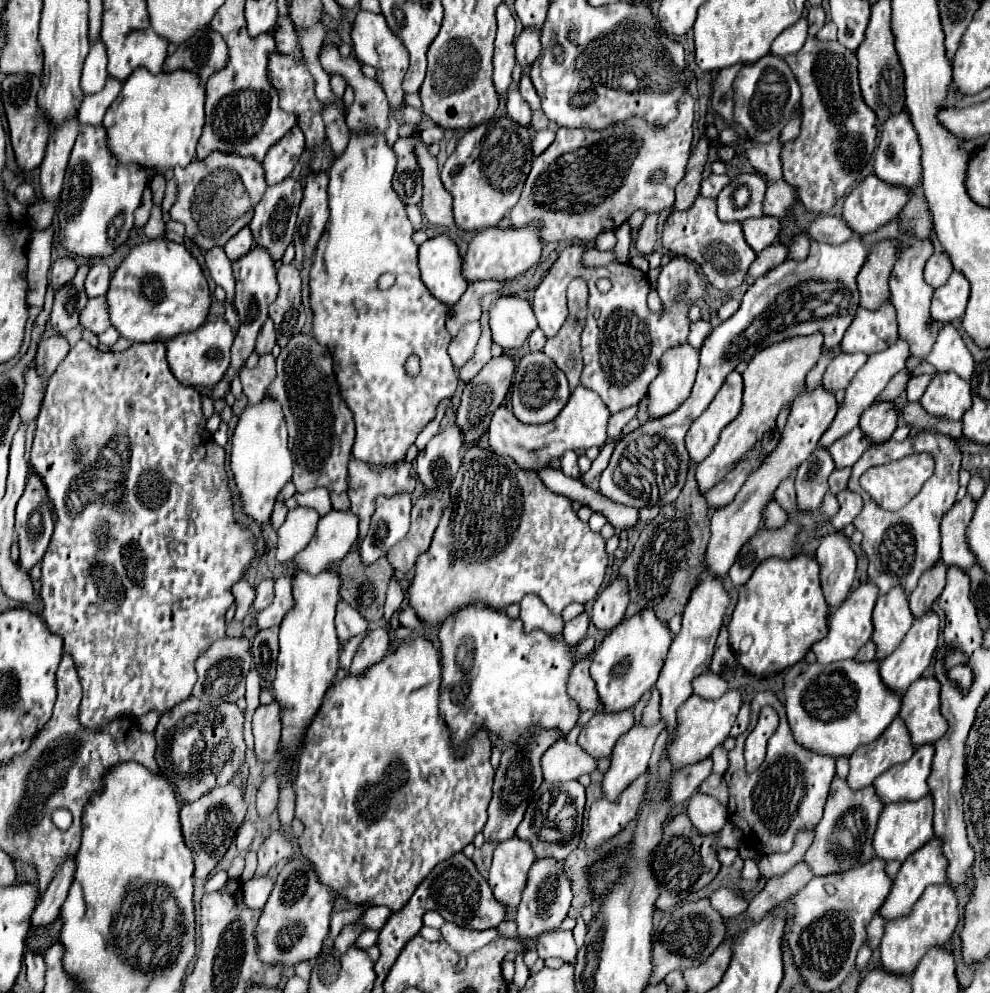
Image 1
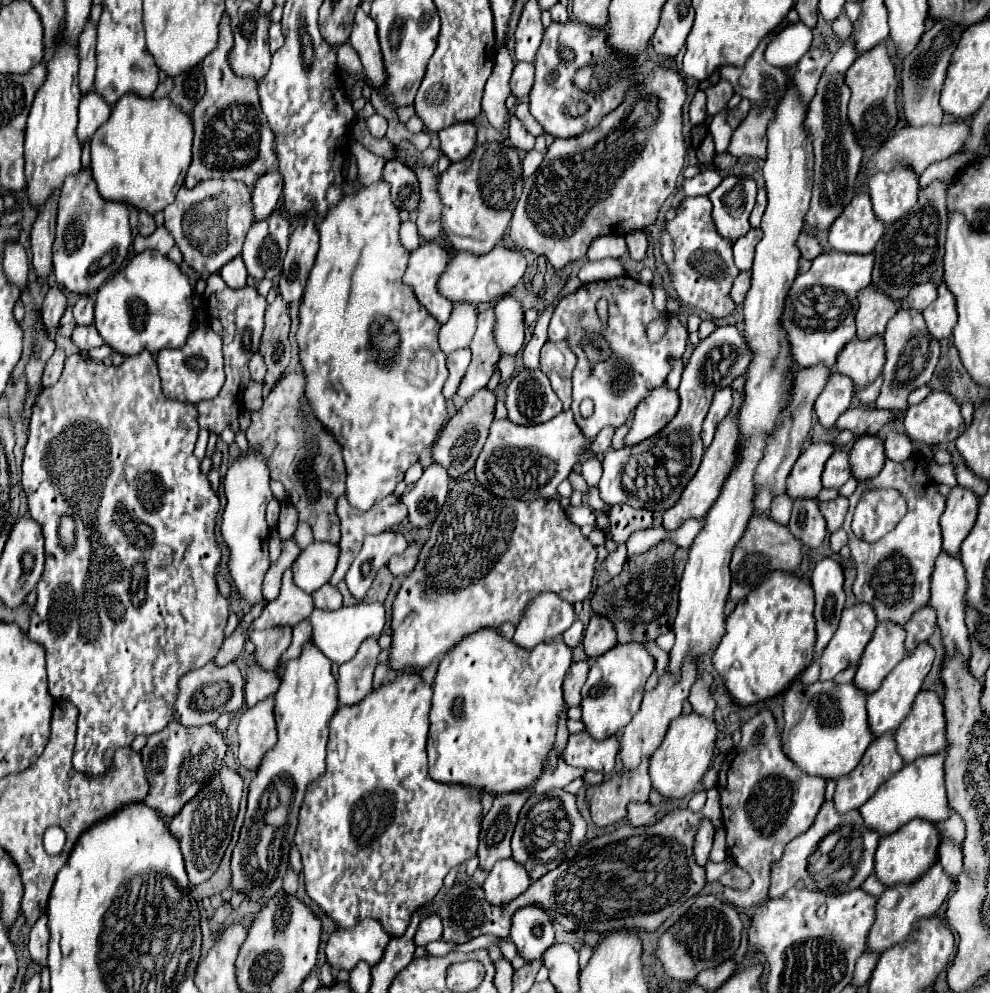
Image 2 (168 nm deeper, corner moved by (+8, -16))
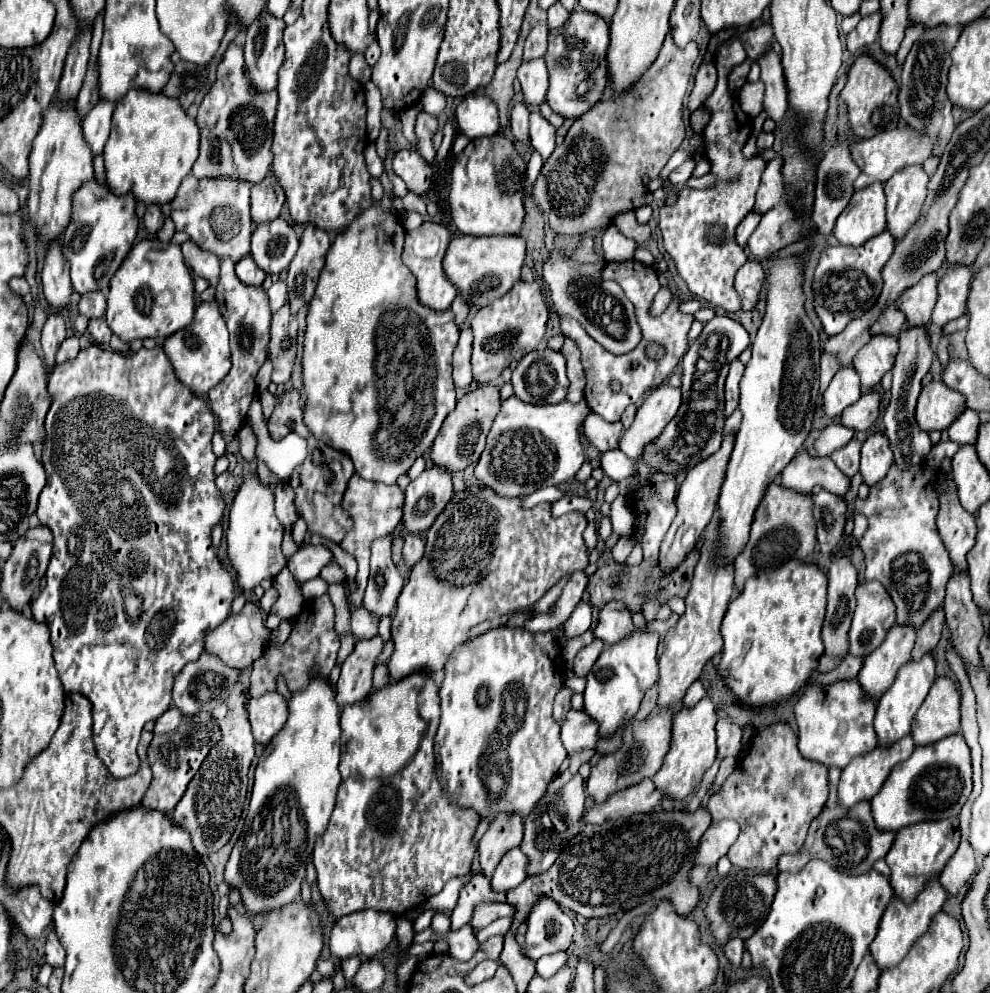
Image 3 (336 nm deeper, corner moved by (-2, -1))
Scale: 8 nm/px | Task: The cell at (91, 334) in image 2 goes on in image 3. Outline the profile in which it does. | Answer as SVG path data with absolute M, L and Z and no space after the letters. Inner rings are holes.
M91 319L89 321L89 335L99 343L99 345L109 345L109 339L113 335L113 331L109 329L105 319Z

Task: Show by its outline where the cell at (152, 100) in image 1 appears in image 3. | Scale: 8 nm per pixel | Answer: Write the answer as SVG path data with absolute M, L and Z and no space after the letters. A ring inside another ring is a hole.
M131 89L113 111L111 135L105 143L103 159L107 185L115 195L133 193L145 205L169 203L199 153L199 127L179 105L179 101L143 89Z

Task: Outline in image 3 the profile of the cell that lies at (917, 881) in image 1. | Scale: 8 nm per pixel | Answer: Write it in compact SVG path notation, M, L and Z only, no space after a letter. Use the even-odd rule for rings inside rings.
M937 879L931 881L931 885L927 885L927 889L913 903L903 903L897 897L891 899L891 903L887 905L887 909L881 917L879 931L873 939L873 943L869 945L869 953L881 971L895 967L905 957L905 953L911 949L911 945L929 929L933 917L941 911L945 899L947 899L947 891L939 885Z

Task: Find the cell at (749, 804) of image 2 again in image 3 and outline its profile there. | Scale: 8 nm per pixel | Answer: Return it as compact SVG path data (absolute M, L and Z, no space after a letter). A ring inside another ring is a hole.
M777 723L757 731L751 739L749 751L743 759L739 759L735 771L727 777L719 793L713 793L707 809L713 815L713 823L723 819L735 819L741 825L741 833L733 847L729 849L729 861L739 869L753 869L753 871L773 871L777 867L777 859L783 853L797 853L803 847L807 829L811 821L821 813L827 801L827 767L821 763L813 763L801 757L797 749L797 735L787 723Z

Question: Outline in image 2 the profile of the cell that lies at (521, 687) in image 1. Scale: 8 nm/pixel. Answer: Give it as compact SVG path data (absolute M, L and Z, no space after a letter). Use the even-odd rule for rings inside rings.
M479 630L457 642L449 654L443 656L433 680L431 730L427 740L429 776L437 782L475 786L493 796L533 786L545 766L549 748L555 742L559 716L567 710L561 686L569 666L571 648L565 646L561 638L527 650L497 636L497 630Z

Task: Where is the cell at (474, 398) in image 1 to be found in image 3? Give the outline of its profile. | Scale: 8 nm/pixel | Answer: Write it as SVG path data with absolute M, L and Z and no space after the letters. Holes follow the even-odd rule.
M483 385L483 387L479 387L475 391L469 391L467 395L463 395L457 401L457 407L447 415L447 419L445 419L439 435L433 441L431 461L437 467L447 469L449 473L463 471L469 465L477 463L479 457L481 457L481 451L485 447L485 437L487 437L487 433L491 429L491 423L493 423L495 415L499 413L499 405L501 405L499 389L493 387L493 385Z

